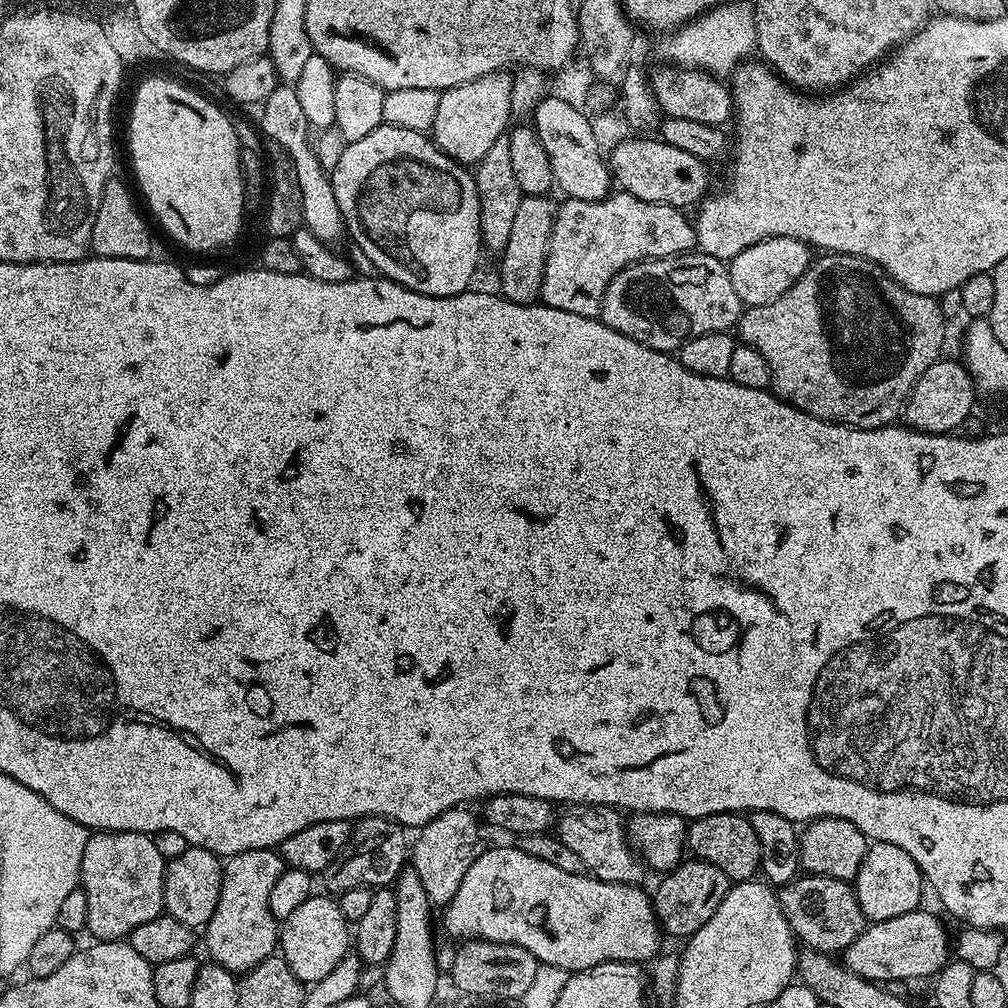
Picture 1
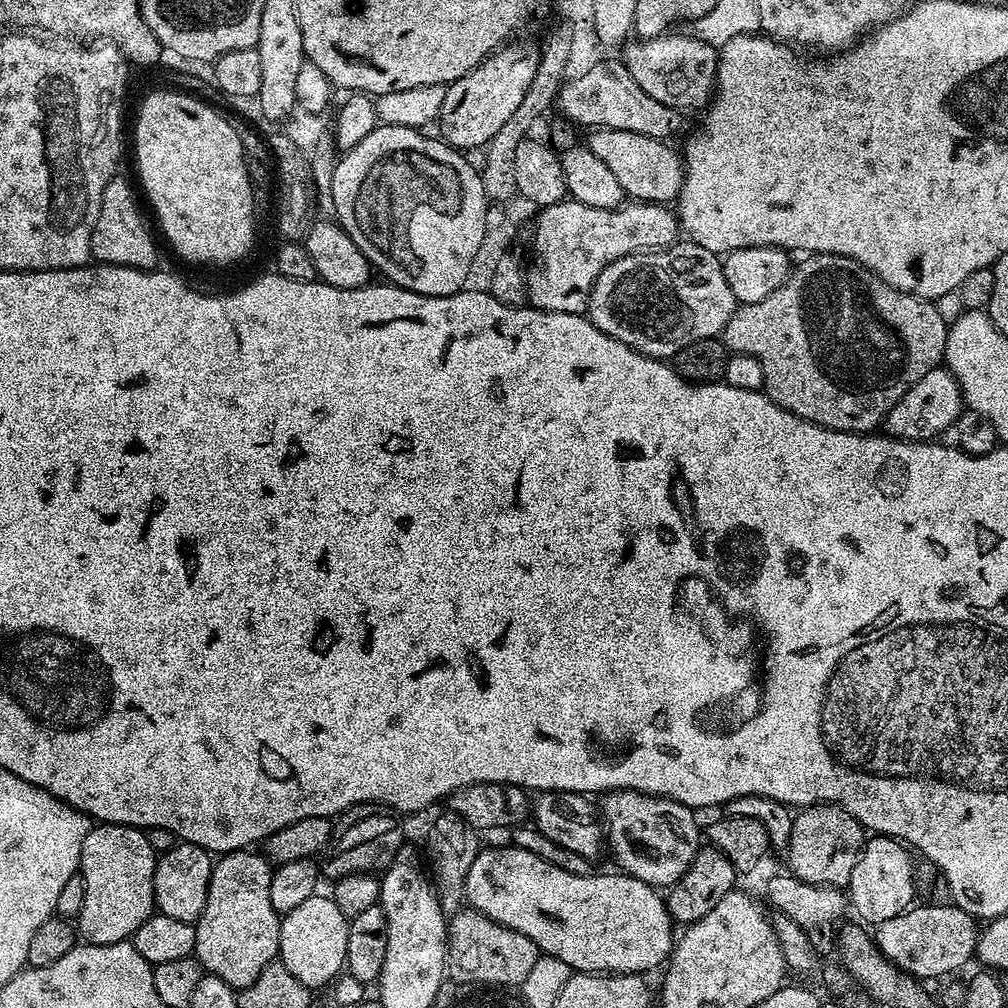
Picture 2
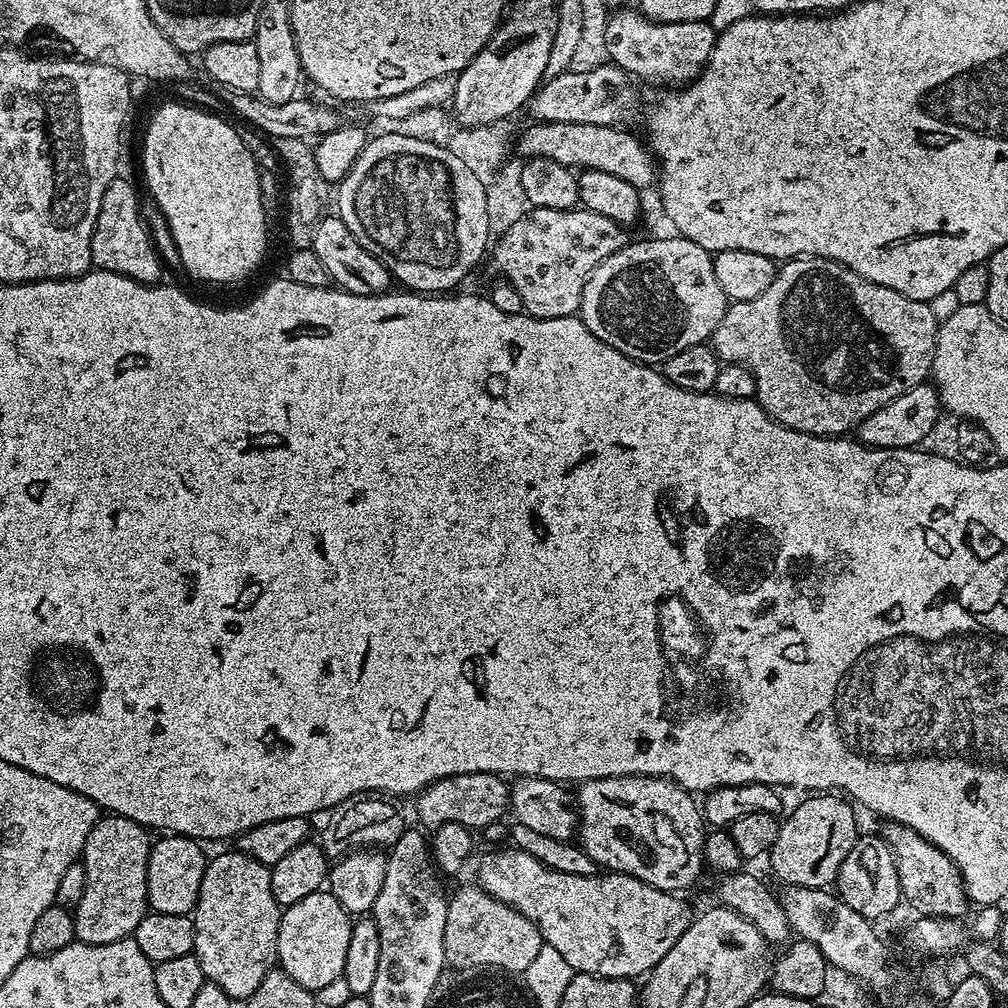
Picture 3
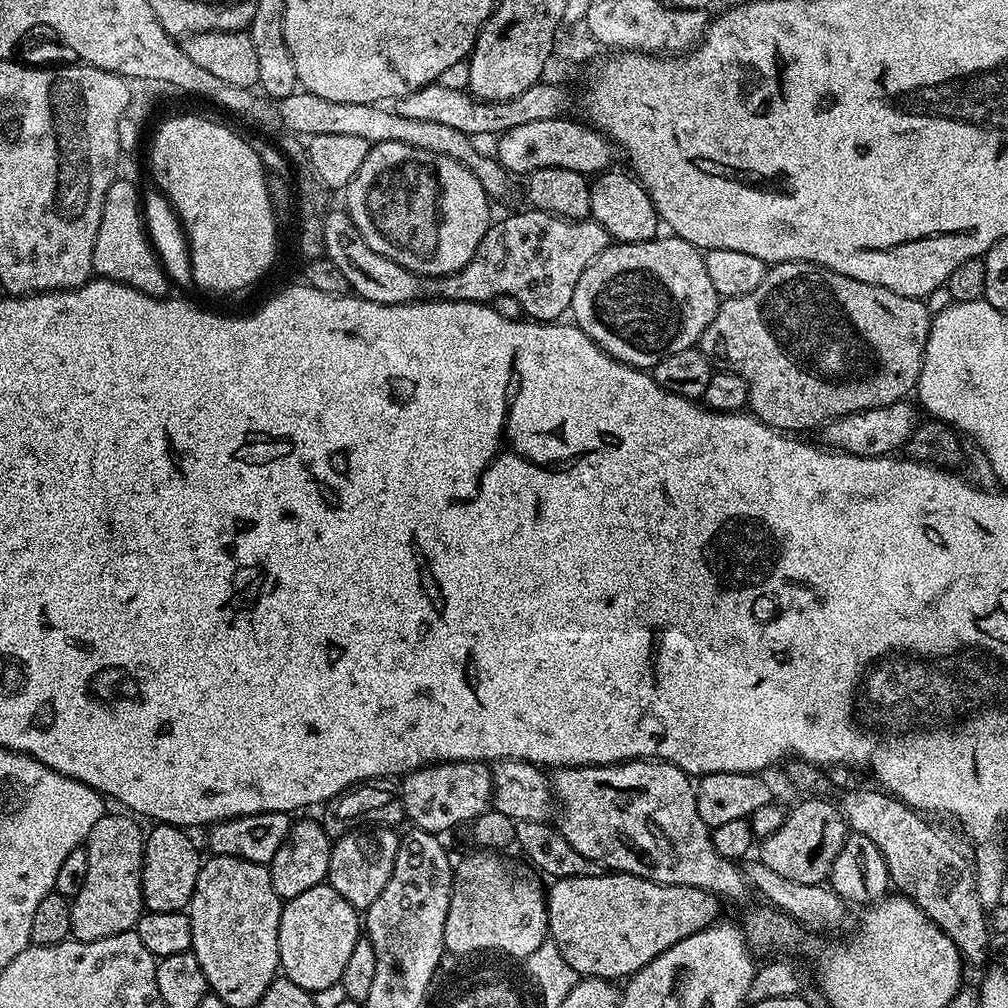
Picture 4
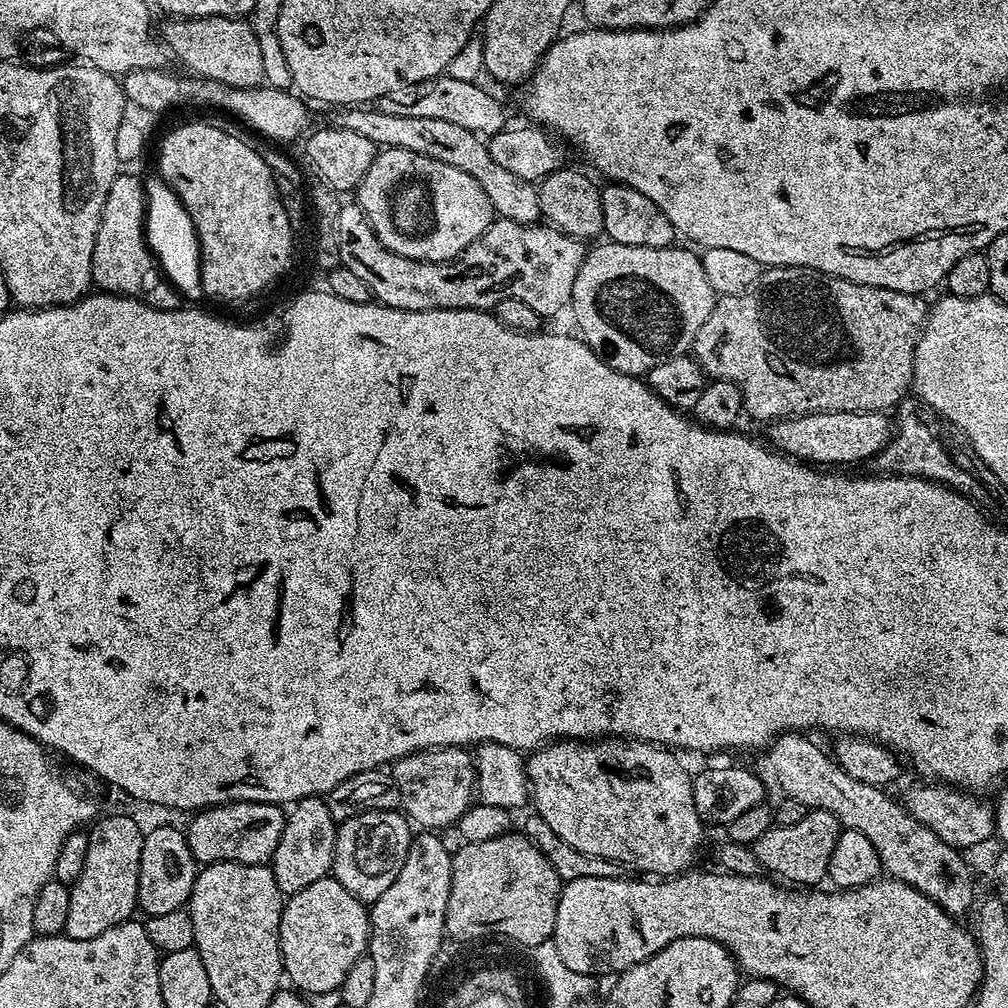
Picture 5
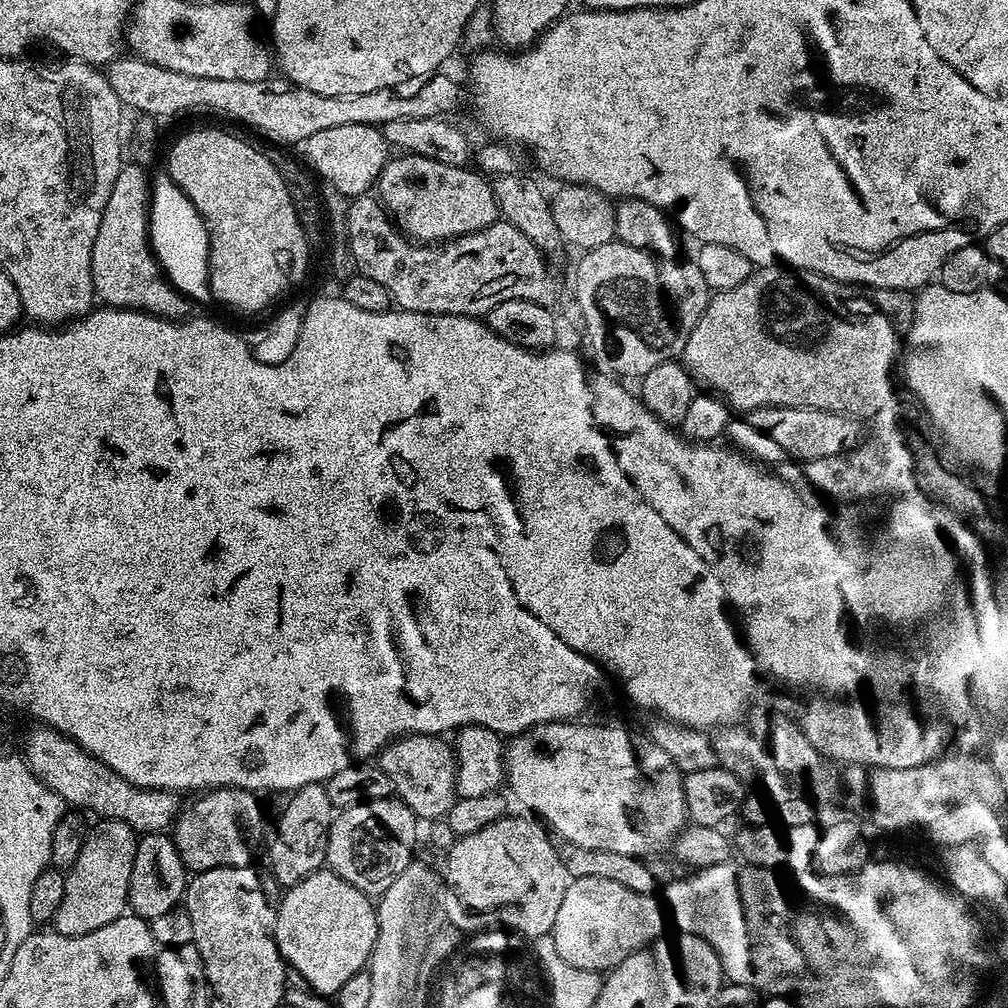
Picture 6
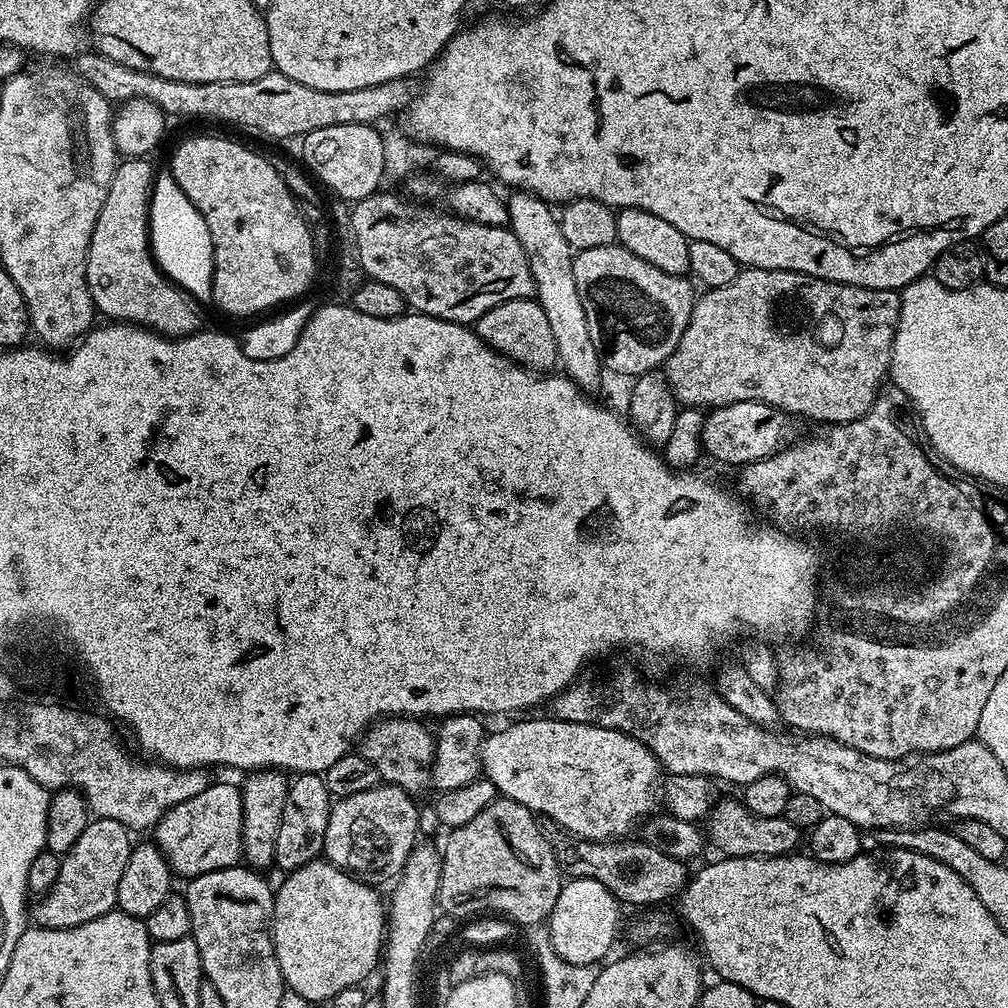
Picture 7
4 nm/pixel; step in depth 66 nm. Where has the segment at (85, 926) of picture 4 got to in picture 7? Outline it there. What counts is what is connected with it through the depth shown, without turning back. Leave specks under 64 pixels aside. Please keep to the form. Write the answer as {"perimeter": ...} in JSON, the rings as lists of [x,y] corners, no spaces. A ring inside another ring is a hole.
{"perimeter":[[[114,818],[89,819],[78,842],[63,853],[58,880],[46,895],[35,901],[31,919],[41,928],[66,930],[82,926],[82,922],[94,922],[94,918],[102,918],[102,914],[113,911],[118,898],[118,882],[122,879],[122,870],[126,870],[126,858],[130,858],[134,847],[131,838],[129,829],[124,828],[122,822],[114,822]]]}

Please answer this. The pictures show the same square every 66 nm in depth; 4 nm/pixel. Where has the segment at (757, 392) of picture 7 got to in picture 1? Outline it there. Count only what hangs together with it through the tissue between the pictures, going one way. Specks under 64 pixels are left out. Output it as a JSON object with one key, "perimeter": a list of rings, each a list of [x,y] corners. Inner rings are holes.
{"perimeter":[[[820,254],[809,264],[806,274],[786,290],[774,302],[763,304],[757,308],[748,308],[741,315],[738,325],[738,336],[743,343],[748,344],[754,350],[766,358],[771,372],[771,391],[792,404],[798,410],[806,414],[814,414],[814,418],[822,418],[826,422],[845,424],[851,428],[886,428],[895,425],[901,419],[904,406],[908,402],[908,396],[912,393],[912,387],[930,370],[935,360],[941,359],[944,348],[944,312],[940,309],[941,301],[935,296],[923,296],[906,290],[886,270],[882,270],[874,262],[870,262],[861,256],[842,256],[839,254]]]}

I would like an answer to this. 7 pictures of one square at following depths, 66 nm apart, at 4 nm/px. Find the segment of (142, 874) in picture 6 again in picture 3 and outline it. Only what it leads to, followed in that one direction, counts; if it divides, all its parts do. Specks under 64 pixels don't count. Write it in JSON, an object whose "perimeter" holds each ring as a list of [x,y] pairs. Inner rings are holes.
{"perimeter":[[[175,834],[161,835],[161,840],[151,845],[148,850],[146,866],[146,894],[151,911],[162,914],[189,915],[198,902],[198,890],[202,890],[202,874],[208,860],[199,843],[190,836]]]}

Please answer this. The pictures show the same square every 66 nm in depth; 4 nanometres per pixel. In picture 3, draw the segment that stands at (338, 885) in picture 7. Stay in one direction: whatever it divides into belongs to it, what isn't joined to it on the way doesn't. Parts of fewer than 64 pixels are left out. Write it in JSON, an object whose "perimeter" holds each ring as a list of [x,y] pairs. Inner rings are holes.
{"perimeter":[[[327,890],[306,894],[302,902],[287,905],[280,913],[278,926],[276,958],[279,967],[290,974],[298,986],[306,986],[306,990],[317,994],[333,980],[343,977],[353,923],[353,917]]]}

